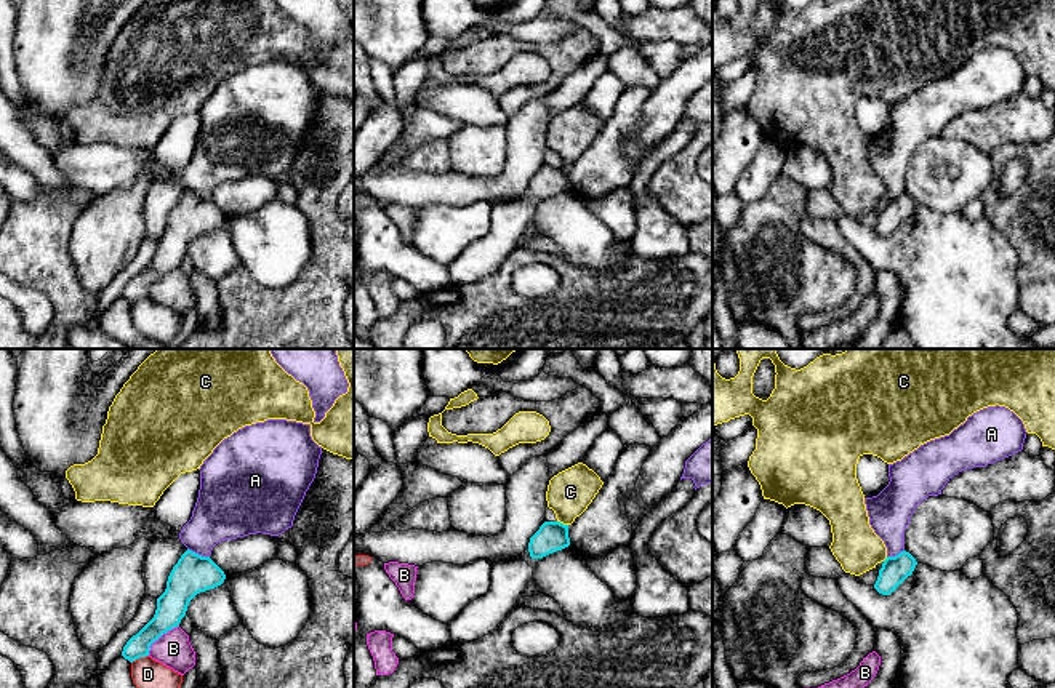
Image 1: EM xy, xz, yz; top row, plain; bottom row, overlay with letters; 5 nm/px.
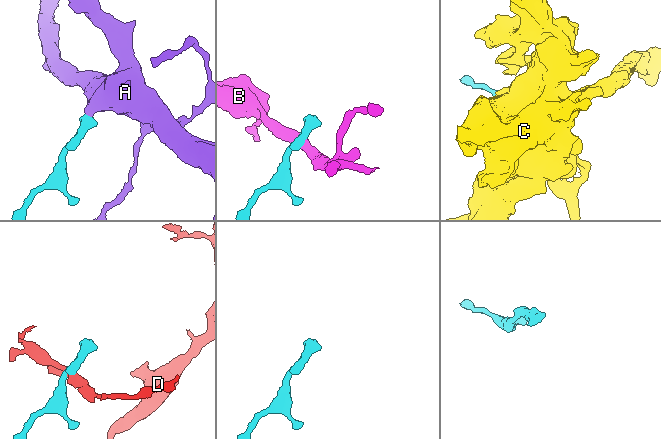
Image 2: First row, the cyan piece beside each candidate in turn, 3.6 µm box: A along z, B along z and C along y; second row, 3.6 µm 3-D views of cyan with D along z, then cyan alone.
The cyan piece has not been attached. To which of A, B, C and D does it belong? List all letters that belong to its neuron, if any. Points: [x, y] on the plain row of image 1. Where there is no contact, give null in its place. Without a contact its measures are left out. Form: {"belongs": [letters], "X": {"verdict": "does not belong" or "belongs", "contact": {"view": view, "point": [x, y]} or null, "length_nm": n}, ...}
{"belongs": [], "A": {"verdict": "does not belong", "contact": {"view": "xy", "point": [197, 196]}, "length_nm": 120}, "B": {"verdict": "does not belong", "contact": {"view": "xy", "point": [159, 279]}, "length_nm": 220}, "C": {"verdict": "does not belong", "contact": {"view": "xz", "point": [562, 165]}, "length_nm": 60}, "D": {"verdict": "does not belong", "contact": {"view": "xy", "point": [140, 298]}, "length_nm": 100}}

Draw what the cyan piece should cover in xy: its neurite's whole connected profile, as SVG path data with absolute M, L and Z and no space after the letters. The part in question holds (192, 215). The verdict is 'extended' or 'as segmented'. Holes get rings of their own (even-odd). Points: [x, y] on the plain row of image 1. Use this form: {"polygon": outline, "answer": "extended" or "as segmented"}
{"polygon": "M186 192L173 208L154 259L123 288L130 304L149 298L150 286L179 267L189 243L200 234L226 226L240 264L253 280L271 290L291 285L312 253L307 216L279 198L232 218L210 200Z", "answer": "extended"}

